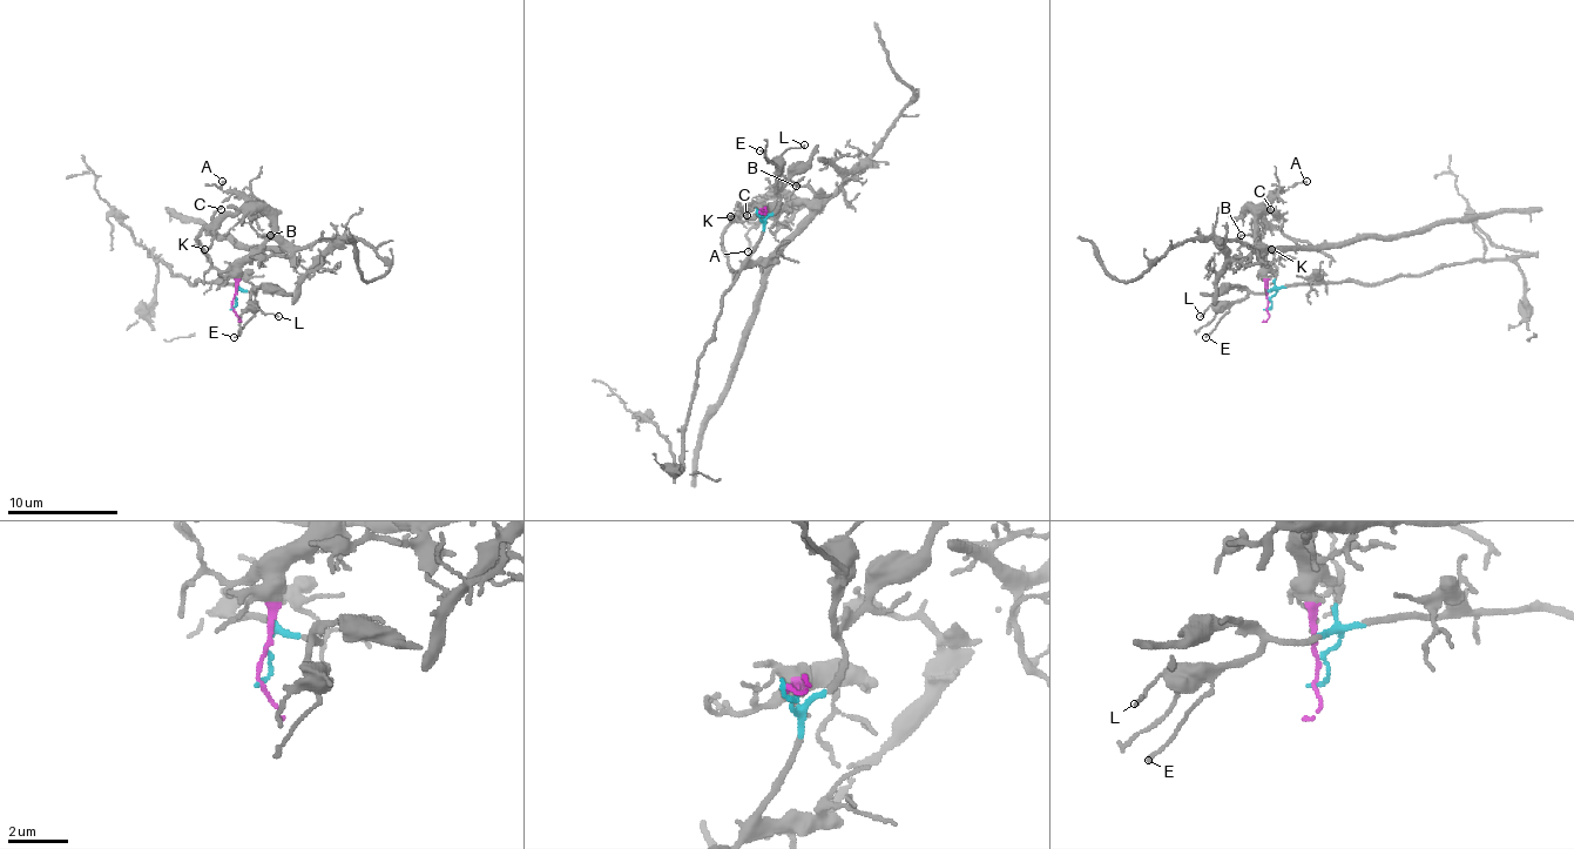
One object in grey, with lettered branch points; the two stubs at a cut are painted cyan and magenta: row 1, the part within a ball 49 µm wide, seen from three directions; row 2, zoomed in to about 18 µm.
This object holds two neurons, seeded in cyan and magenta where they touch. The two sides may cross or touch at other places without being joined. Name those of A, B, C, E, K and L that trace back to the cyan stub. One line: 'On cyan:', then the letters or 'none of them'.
On cyan: E, L

